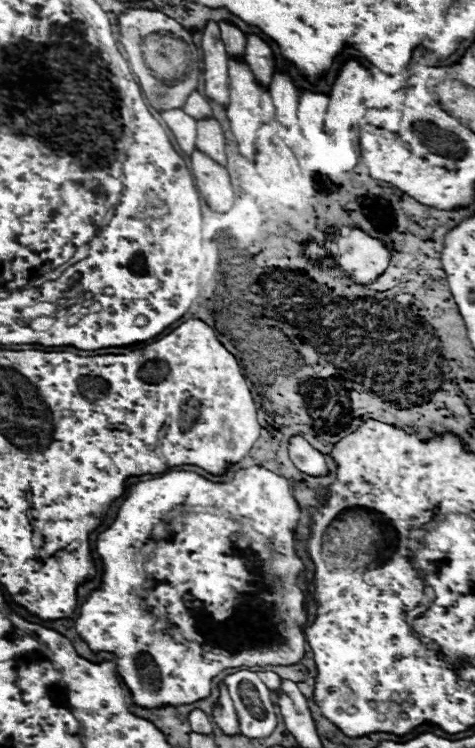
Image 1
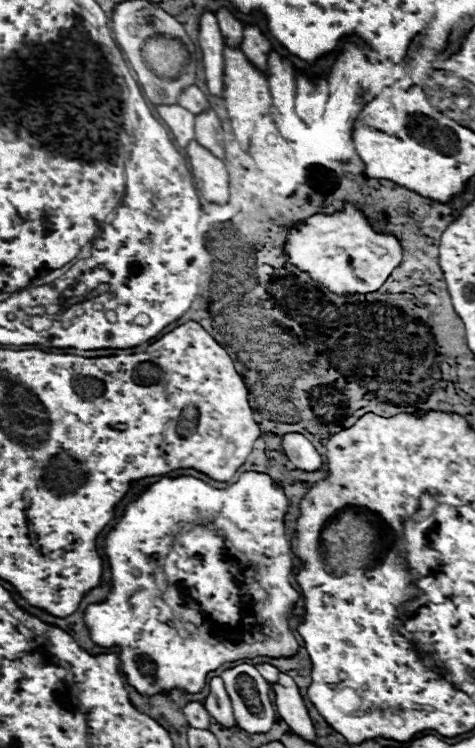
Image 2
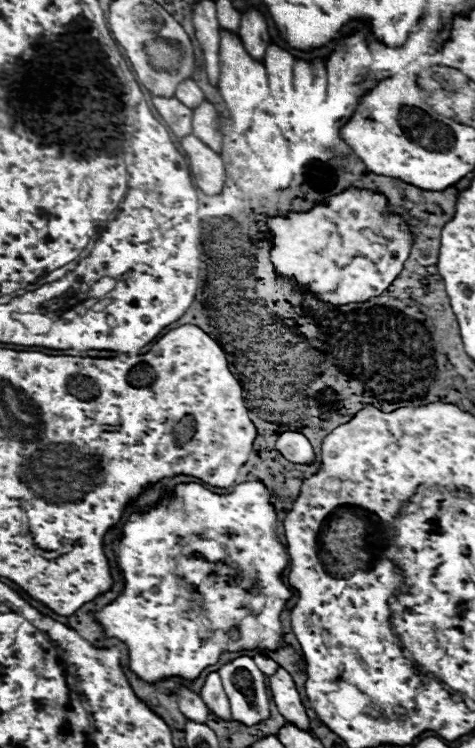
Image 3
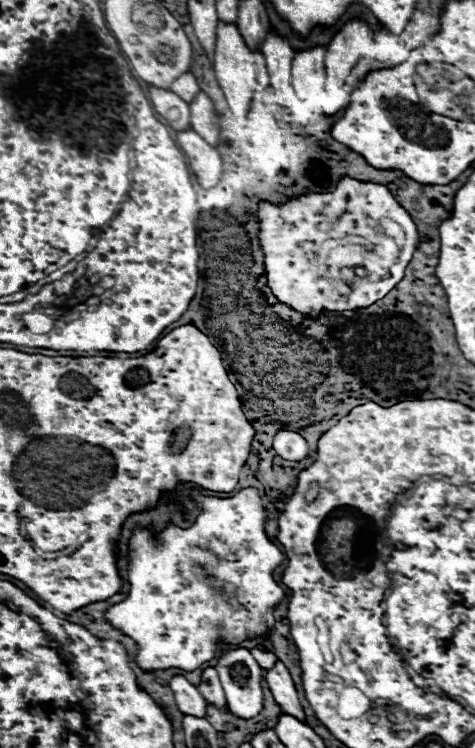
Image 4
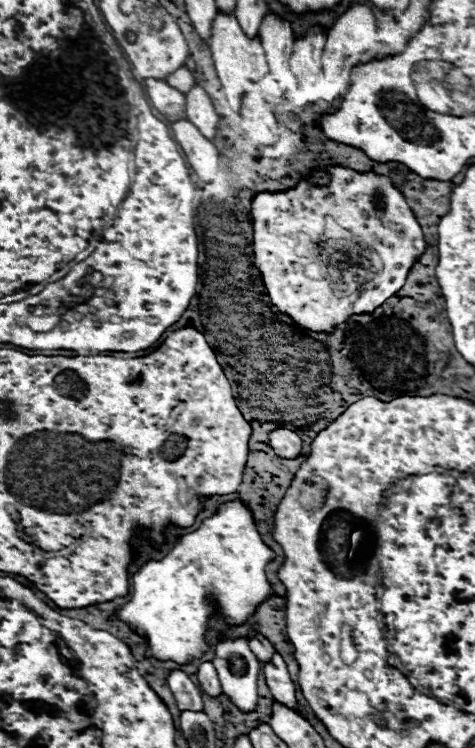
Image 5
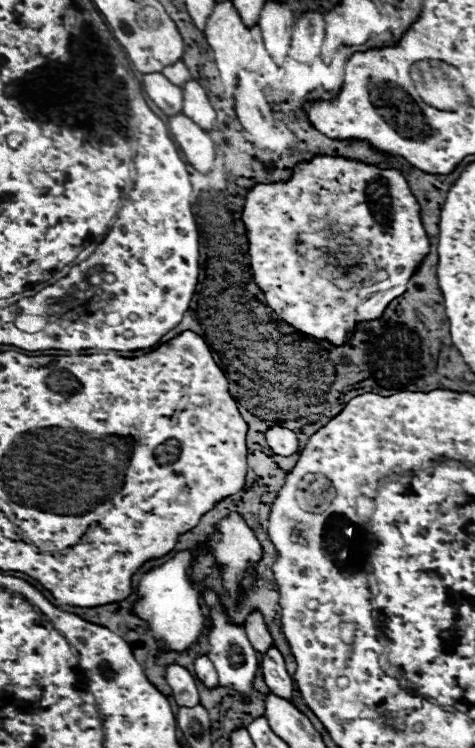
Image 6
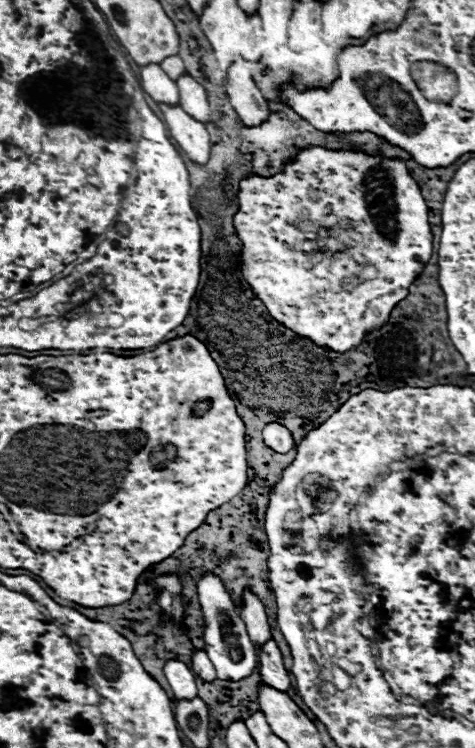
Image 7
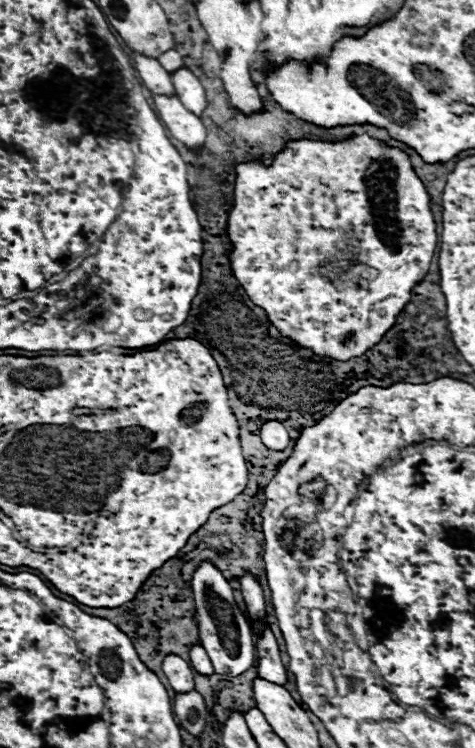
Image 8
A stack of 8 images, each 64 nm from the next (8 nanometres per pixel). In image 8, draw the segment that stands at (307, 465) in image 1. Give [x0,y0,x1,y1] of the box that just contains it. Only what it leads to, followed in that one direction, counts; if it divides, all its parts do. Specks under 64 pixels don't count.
[260,420,290,452]

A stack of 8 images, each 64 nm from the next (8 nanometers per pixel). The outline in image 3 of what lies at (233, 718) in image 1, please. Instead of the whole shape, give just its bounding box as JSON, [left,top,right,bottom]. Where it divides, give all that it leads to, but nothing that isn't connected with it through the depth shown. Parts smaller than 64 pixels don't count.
[200,672,232,720]

